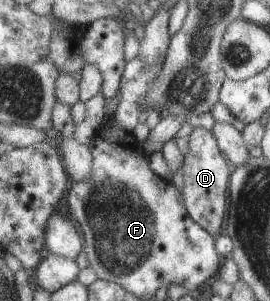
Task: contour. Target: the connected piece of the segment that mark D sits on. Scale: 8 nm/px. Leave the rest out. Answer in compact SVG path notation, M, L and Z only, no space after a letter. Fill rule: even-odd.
M192 127L187 139L187 149L181 165L183 186L180 190L186 213L204 231L208 231L213 238L217 238L223 233L222 229L227 217L227 187L230 177L228 161L218 149L212 132L204 128Z

